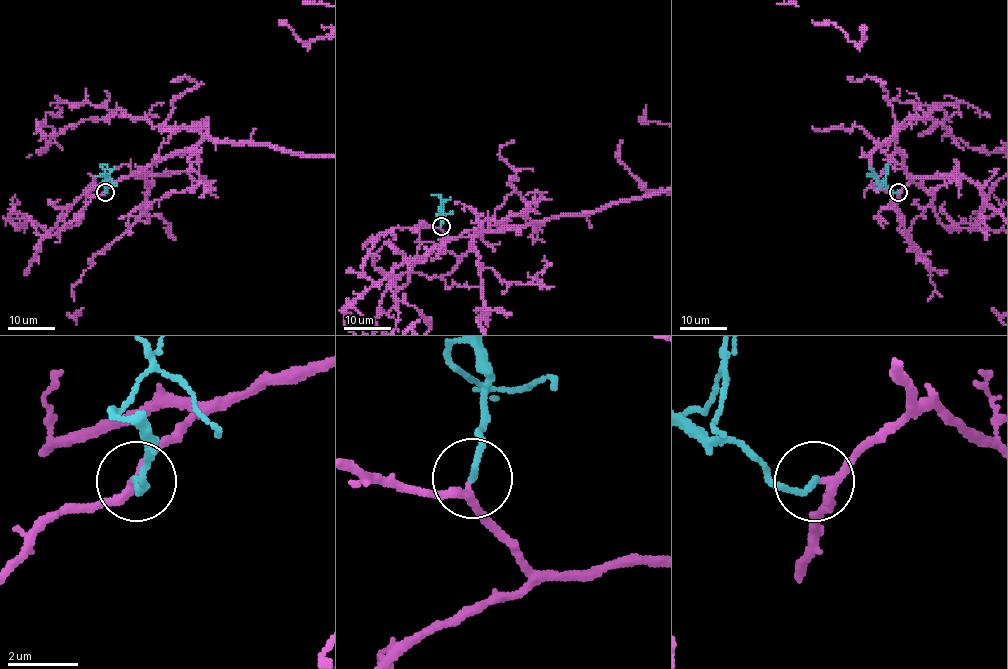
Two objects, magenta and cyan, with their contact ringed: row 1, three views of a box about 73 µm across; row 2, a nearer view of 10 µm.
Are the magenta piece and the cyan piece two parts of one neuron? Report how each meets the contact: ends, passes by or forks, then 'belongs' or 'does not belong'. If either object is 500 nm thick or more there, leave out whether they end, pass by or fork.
magenta passes by; cyan ends; belongs

